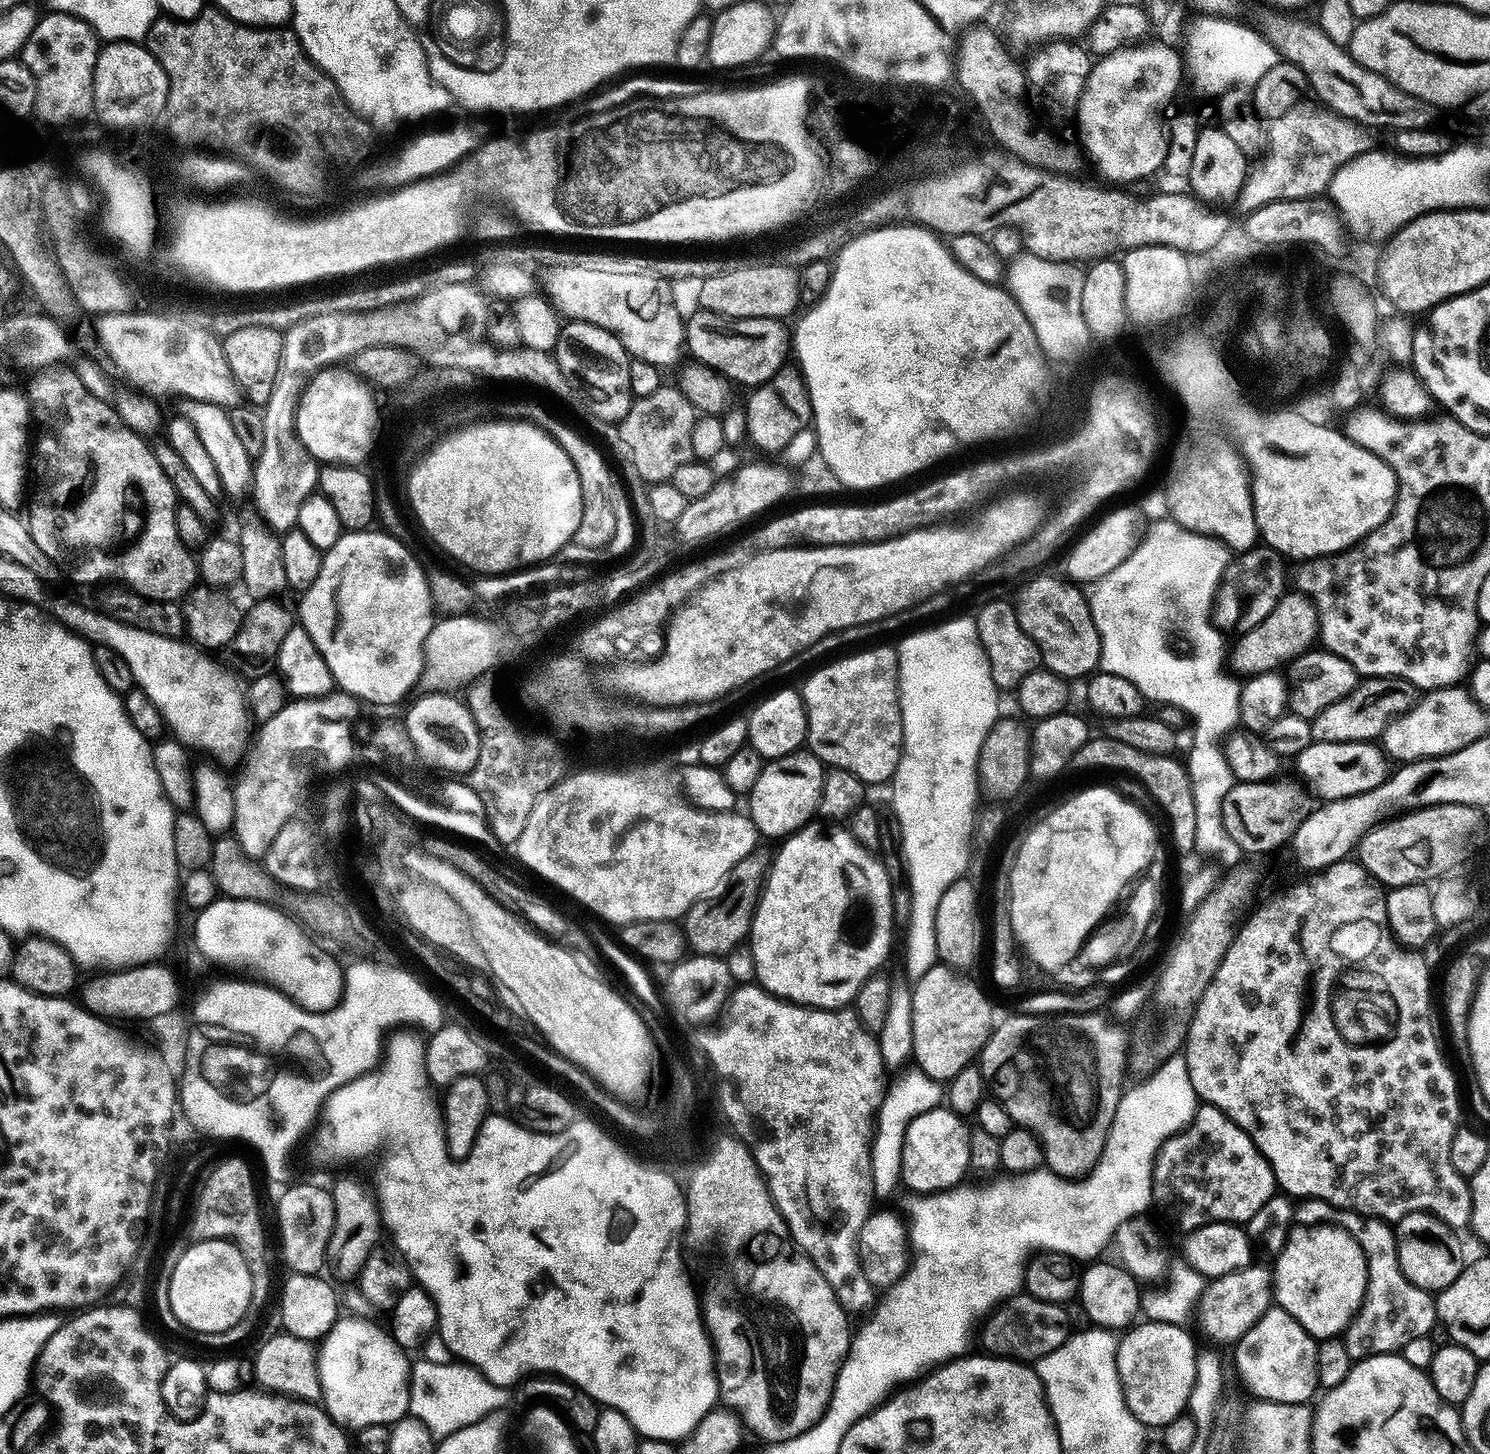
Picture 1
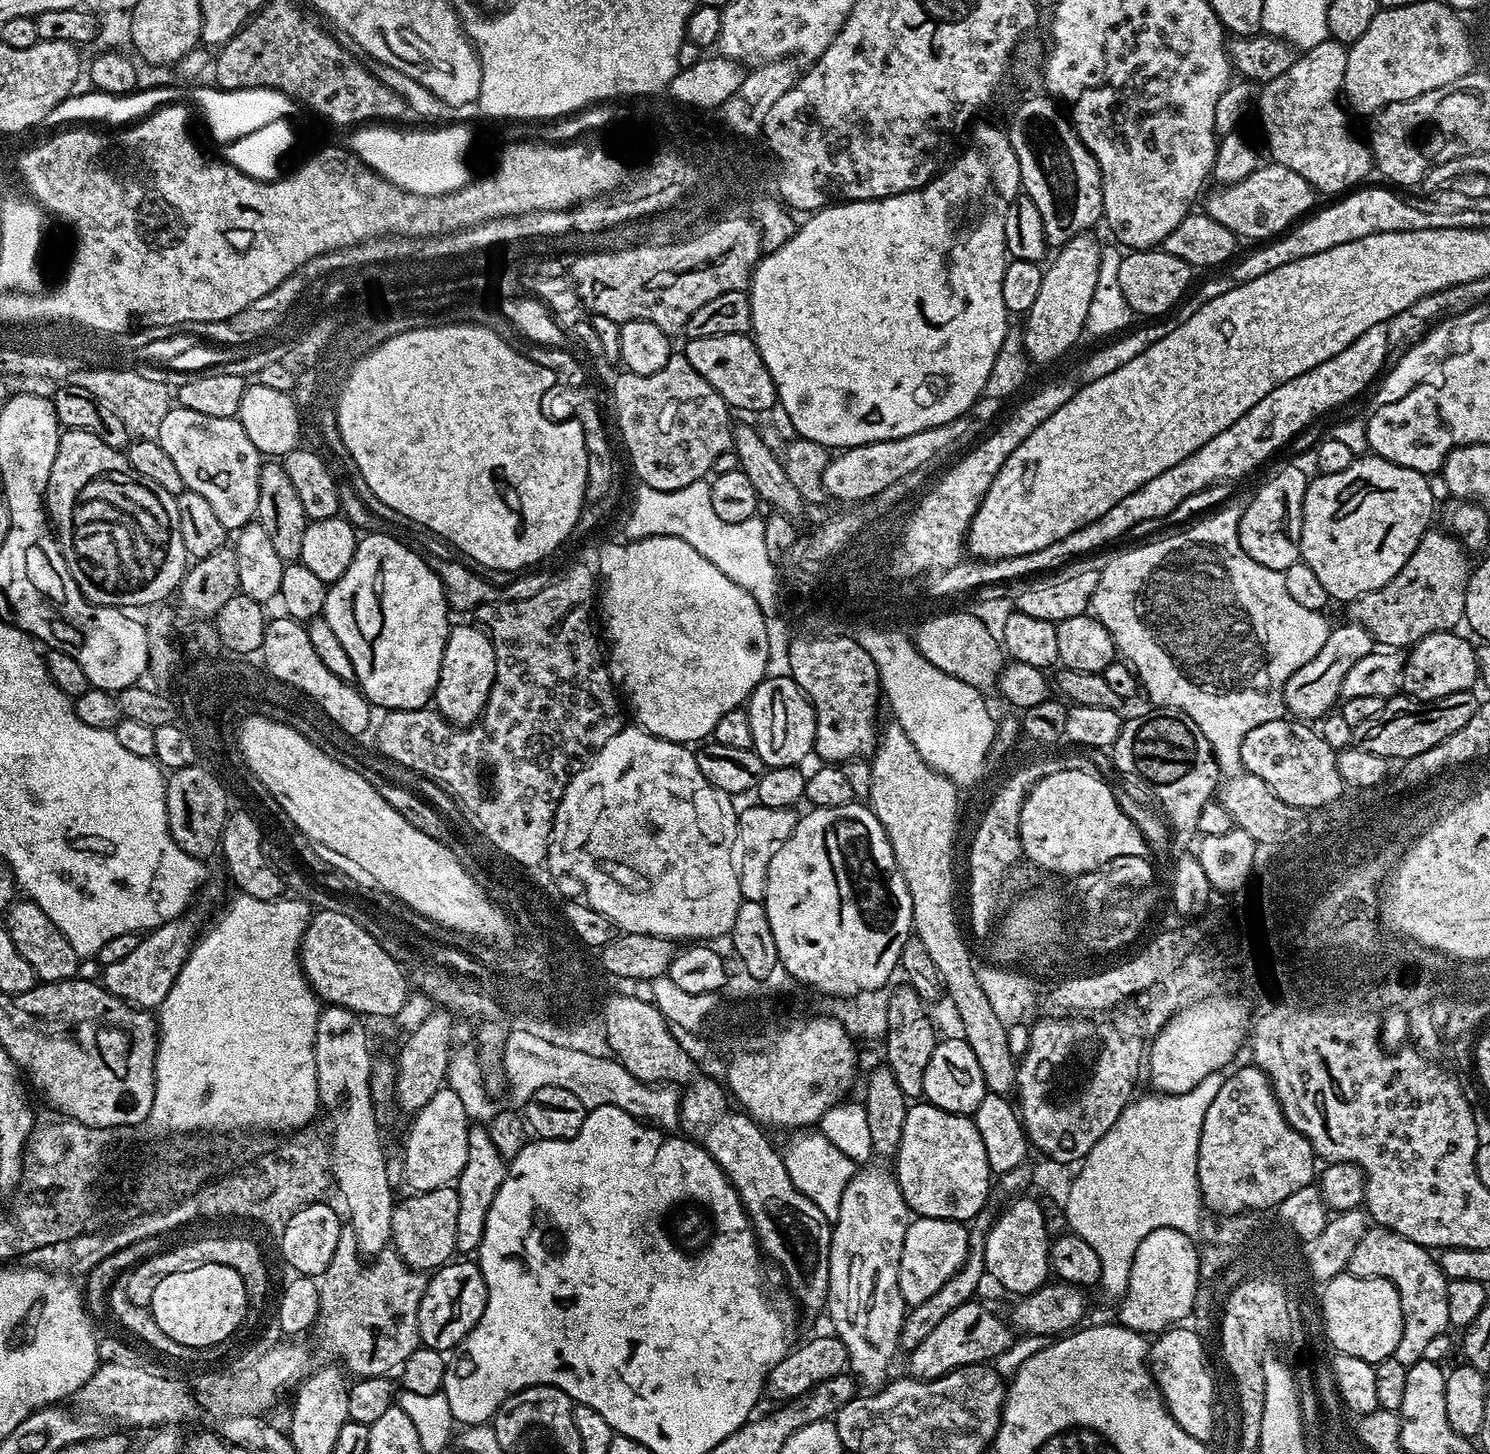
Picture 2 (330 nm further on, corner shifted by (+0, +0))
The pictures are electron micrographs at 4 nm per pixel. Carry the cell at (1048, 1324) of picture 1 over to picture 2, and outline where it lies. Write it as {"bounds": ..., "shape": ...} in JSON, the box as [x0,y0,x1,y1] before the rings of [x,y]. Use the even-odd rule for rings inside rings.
{"bounds":[907,1298,1014,1380],"shape":[[[973,1298],[966,1301],[958,1310],[950,1310],[934,1331],[927,1336],[918,1347],[907,1353],[907,1375],[914,1380],[933,1380],[942,1378],[947,1372],[965,1368],[971,1364],[982,1364],[995,1361],[996,1357],[1003,1354],[1014,1341],[1014,1332],[1009,1321],[1000,1316],[995,1316],[984,1304],[979,1304],[979,1299]]]}

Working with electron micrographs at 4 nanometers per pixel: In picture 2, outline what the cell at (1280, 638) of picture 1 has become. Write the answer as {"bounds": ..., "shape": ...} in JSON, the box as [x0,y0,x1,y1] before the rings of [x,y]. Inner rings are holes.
{"bounds":[1347,530,1474,650],"shape":[[[1429,530],[1418,542],[1414,554],[1406,558],[1406,566],[1394,574],[1386,586],[1374,590],[1370,594],[1358,597],[1347,605],[1348,612],[1353,621],[1361,624],[1377,645],[1388,650],[1408,650],[1422,638],[1432,632],[1450,632],[1457,627],[1456,623],[1464,620],[1464,607],[1466,606],[1466,586],[1469,575],[1474,567],[1473,561],[1463,544],[1447,531],[1435,532]]]}

